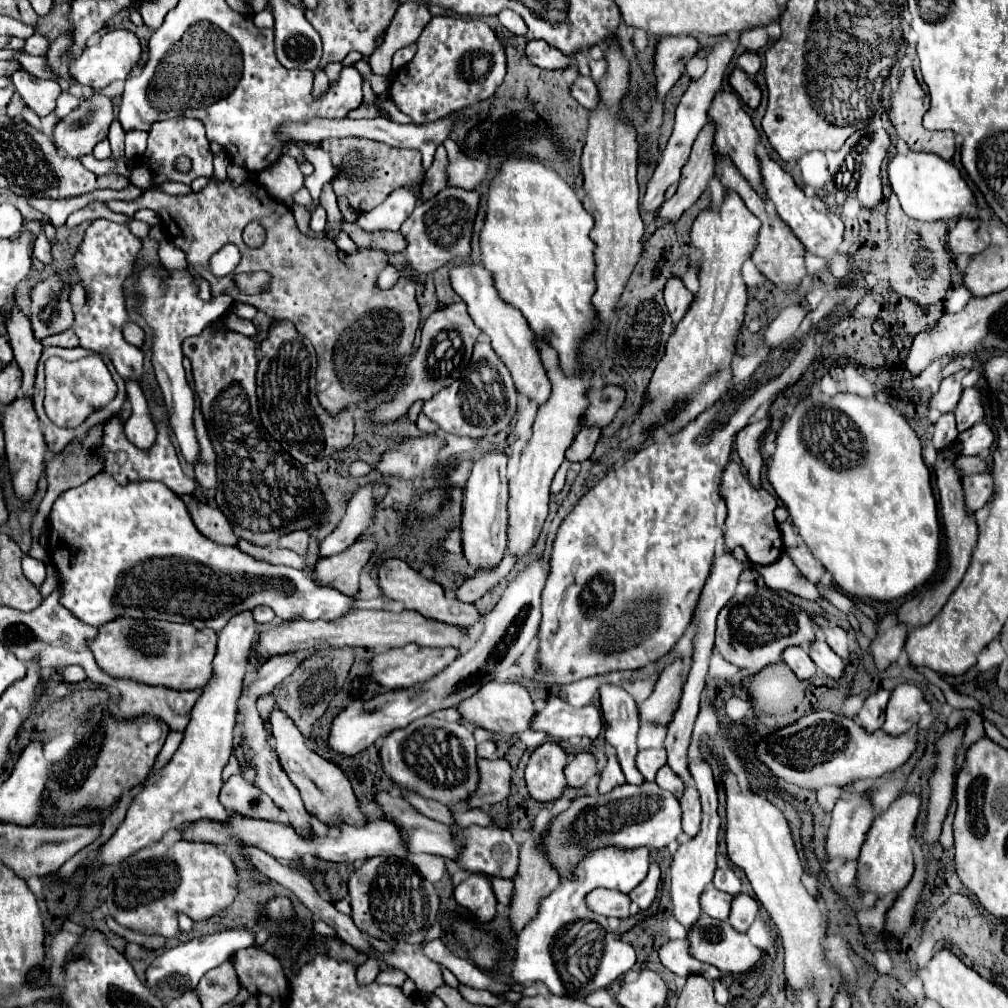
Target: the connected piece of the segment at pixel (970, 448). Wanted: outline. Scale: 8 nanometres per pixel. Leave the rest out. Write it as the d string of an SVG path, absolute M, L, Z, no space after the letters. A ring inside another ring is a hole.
M986 421L976 423L974 427L970 427L968 431L958 435L958 441L962 443L962 455L978 455L984 449L988 449L994 443L996 435L992 431L992 427Z

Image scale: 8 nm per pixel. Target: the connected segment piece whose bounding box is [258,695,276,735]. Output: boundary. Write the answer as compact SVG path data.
M262 695L262 699L258 699L258 713L262 715L262 721L266 723L266 733L270 735L270 711L276 707L274 697L272 695Z

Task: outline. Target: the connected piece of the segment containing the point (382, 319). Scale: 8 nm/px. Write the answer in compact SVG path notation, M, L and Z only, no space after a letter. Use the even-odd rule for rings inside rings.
M228 181L210 183L200 193L190 195L144 191L136 201L122 203L122 209L118 209L118 201L106 201L104 205L128 217L142 207L156 211L164 219L168 233L172 233L166 239L186 253L196 275L210 281L212 295L230 295L234 301L254 305L272 319L292 321L316 349L316 395L330 415L338 415L384 391L396 377L402 357L412 353L414 335L420 325L414 281L400 277L392 289L380 289L378 273L388 265L384 251L360 249L358 255L342 255L344 251L328 239L304 235L292 211L284 203L274 201L256 181L240 187L232 187ZM250 221L258 221L266 231L266 241L258 249L248 247L242 239L242 231ZM224 243L234 243L242 253L236 273L268 271L274 277L266 291L246 297L234 287L232 275L214 277L210 273L208 259Z

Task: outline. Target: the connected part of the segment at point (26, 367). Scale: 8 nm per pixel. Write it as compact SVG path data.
M14 307L8 313L6 331L10 337L10 347L14 349L14 361L18 363L20 371L24 373L22 395L32 397L34 379L36 379L36 365L42 355L42 343L38 339L34 339L30 319L18 307Z

